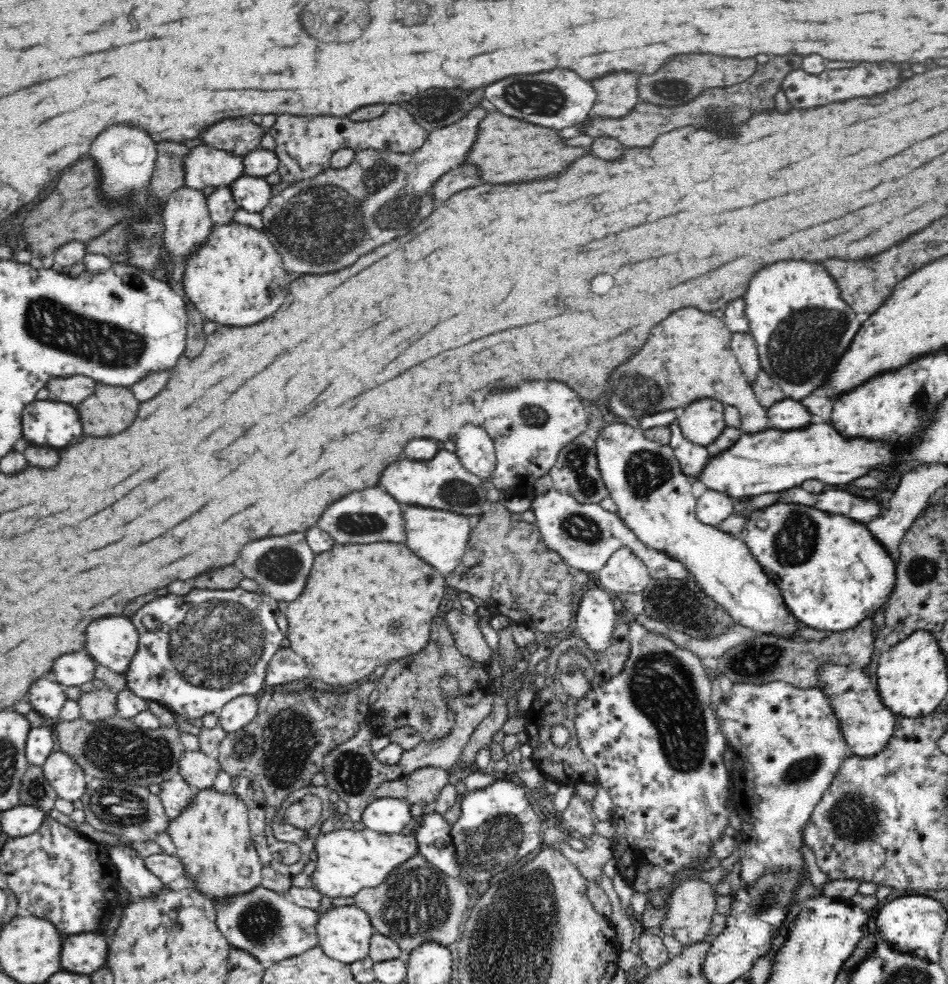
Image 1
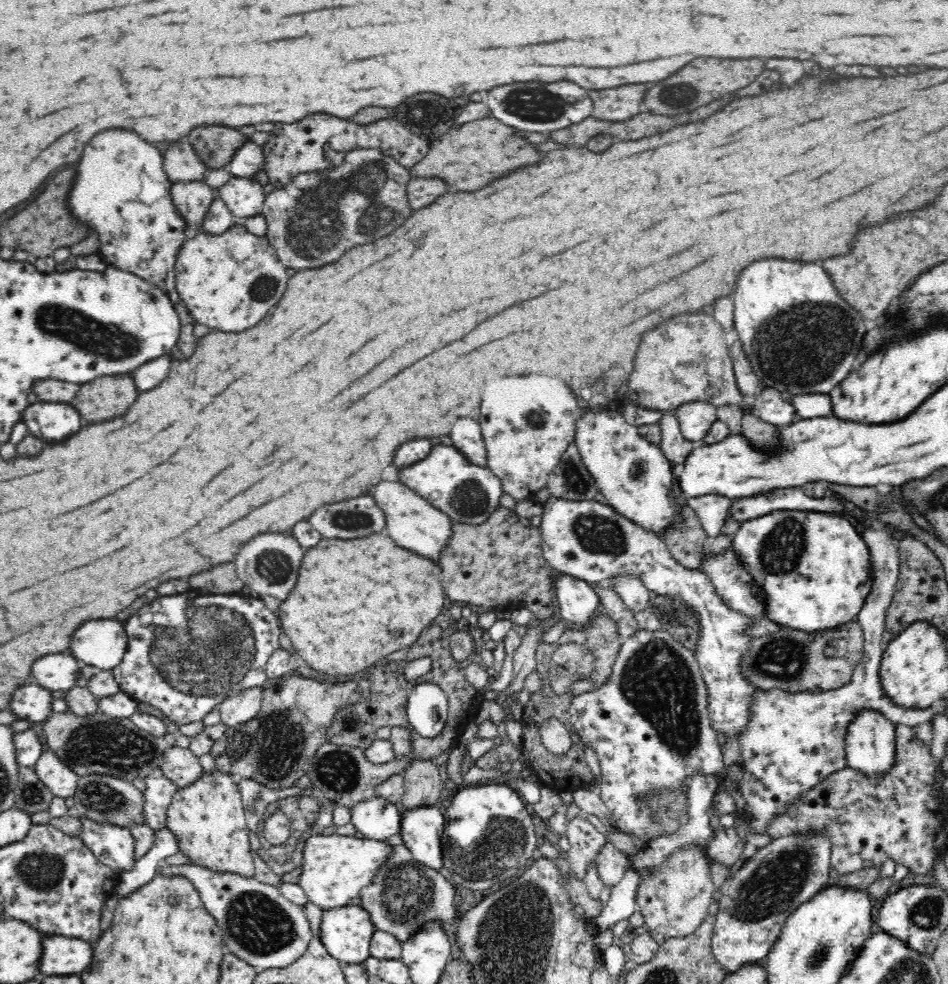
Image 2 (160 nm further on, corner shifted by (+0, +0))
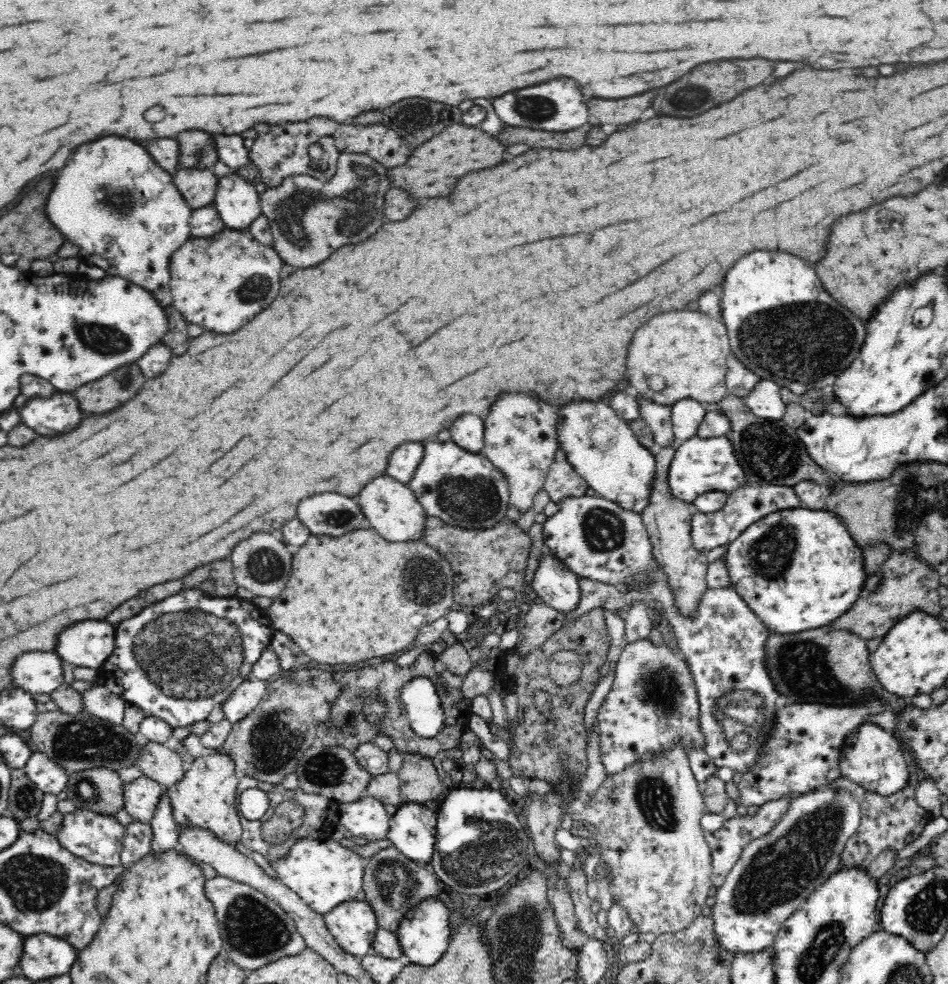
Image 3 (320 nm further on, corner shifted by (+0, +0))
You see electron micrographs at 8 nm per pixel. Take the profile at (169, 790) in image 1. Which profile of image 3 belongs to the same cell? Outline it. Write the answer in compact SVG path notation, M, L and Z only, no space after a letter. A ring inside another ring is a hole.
M142 775L122 785L123 809L136 822L150 824L161 796L167 789L156 780Z

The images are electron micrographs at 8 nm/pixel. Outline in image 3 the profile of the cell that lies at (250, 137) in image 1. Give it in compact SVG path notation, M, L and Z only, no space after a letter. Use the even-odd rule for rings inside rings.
M188 130L176 136L179 150L179 164L182 168L197 168L213 170L219 160L219 154L214 146L214 140L208 132Z

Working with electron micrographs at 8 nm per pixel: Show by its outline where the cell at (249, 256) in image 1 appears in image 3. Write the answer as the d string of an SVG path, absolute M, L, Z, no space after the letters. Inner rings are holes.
M225 228L212 238L192 238L172 254L170 288L174 308L204 330L230 334L262 312L278 294L282 260L273 247L256 242L246 230Z

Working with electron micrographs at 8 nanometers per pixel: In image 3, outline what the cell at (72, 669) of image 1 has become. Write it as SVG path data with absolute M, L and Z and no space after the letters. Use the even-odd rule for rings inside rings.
M26 652L14 660L12 682L28 694L50 694L64 683L62 659L52 652Z

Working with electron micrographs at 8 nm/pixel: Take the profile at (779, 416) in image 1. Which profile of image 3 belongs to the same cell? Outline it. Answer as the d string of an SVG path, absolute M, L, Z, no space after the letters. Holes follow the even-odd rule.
M761 379L742 399L755 416L782 420L786 413L786 405L780 397L780 389L776 382Z

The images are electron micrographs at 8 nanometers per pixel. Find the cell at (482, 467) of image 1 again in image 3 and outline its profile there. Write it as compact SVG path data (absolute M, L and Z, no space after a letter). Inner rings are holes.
M464 414L460 416L452 428L452 440L467 451L480 453L484 446L484 422L478 416Z

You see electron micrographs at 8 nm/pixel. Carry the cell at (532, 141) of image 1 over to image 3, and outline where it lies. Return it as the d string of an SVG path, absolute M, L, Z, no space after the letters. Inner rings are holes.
M452 124L450 128L413 149L404 164L389 168L387 173L391 186L406 190L412 198L448 196L454 190L454 184L460 176L472 170L492 168L498 162L502 162L502 156L504 146L498 144L491 135L478 127Z

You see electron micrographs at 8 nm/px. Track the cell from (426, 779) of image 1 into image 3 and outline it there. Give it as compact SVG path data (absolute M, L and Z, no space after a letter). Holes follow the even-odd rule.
M406 753L397 775L404 803L424 804L442 794L442 783L432 759L416 753Z

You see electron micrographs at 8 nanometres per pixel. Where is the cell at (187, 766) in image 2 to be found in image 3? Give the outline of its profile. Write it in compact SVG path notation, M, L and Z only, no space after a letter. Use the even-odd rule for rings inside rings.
M148 742L137 752L137 764L140 772L166 788L176 784L183 776L188 760L182 758L171 743Z

